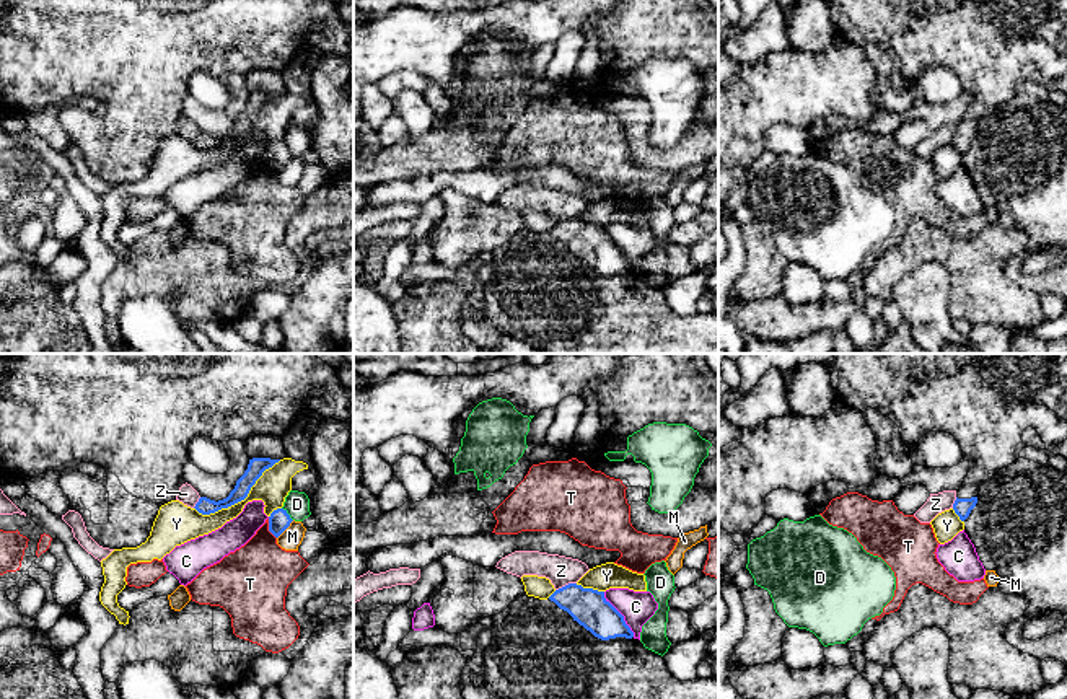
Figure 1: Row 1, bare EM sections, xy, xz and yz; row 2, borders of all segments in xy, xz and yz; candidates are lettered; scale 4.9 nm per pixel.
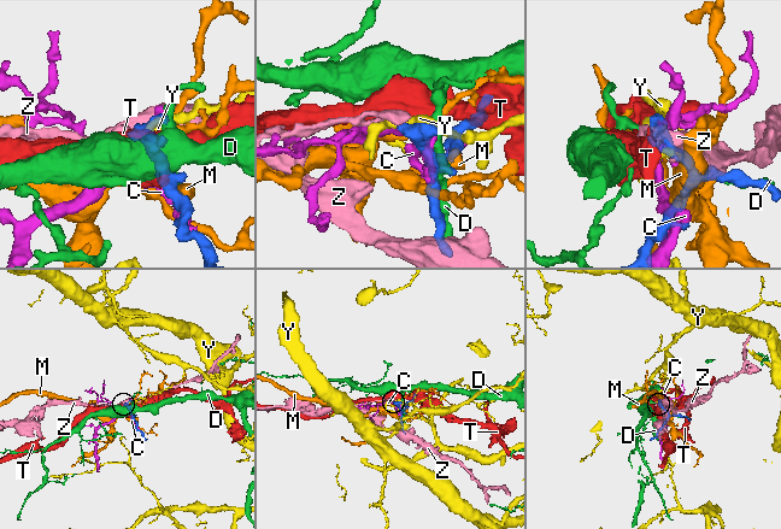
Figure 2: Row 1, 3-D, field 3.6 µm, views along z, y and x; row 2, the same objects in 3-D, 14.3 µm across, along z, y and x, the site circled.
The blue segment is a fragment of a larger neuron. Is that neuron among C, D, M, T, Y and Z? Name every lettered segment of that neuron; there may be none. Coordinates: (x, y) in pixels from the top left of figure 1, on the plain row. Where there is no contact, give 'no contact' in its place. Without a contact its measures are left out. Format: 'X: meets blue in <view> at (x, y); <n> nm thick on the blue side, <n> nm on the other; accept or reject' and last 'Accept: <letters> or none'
C: meets blue in xz at (621, 250); 180 nm thick on the blue side, 160 nm on the other; reject
D: meets blue in xy at (287, 149); 110 nm thick on the blue side, 130 nm on the other; reject
M: meets blue in xy at (285, 163); 110 nm thick on the blue side, 100 nm on the other; reject
T: meets blue in xy at (269, 163); 110 nm thick on the blue side, 320 nm on the other; reject
Y: meets blue in xy at (240, 136); 90 nm thick on the blue side, 160 nm on the other; reject
Z: meets blue in xz at (566, 220); 180 nm thick on the blue side, 150 nm on the other; reject
Accept: none

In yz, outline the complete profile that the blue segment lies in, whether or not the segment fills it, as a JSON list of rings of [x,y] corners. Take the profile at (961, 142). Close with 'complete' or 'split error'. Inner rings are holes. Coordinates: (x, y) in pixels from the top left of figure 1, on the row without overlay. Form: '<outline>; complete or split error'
[[[836,0],[839,5],[837,36],[854,44],[876,44],[889,52],[898,62],[902,77],[911,85],[925,68],[945,67],[958,77],[964,96],[969,98],[968,109],[956,127],[955,148],[964,156],[977,138],[981,121],[1000,104],[1020,93],[1026,81],[1021,75],[1023,65],[1033,62],[1046,85],[1052,86],[1067,75],[1067,55],[1046,41],[1031,36],[1018,36],[1005,31],[981,11],[981,0]]]; split error

